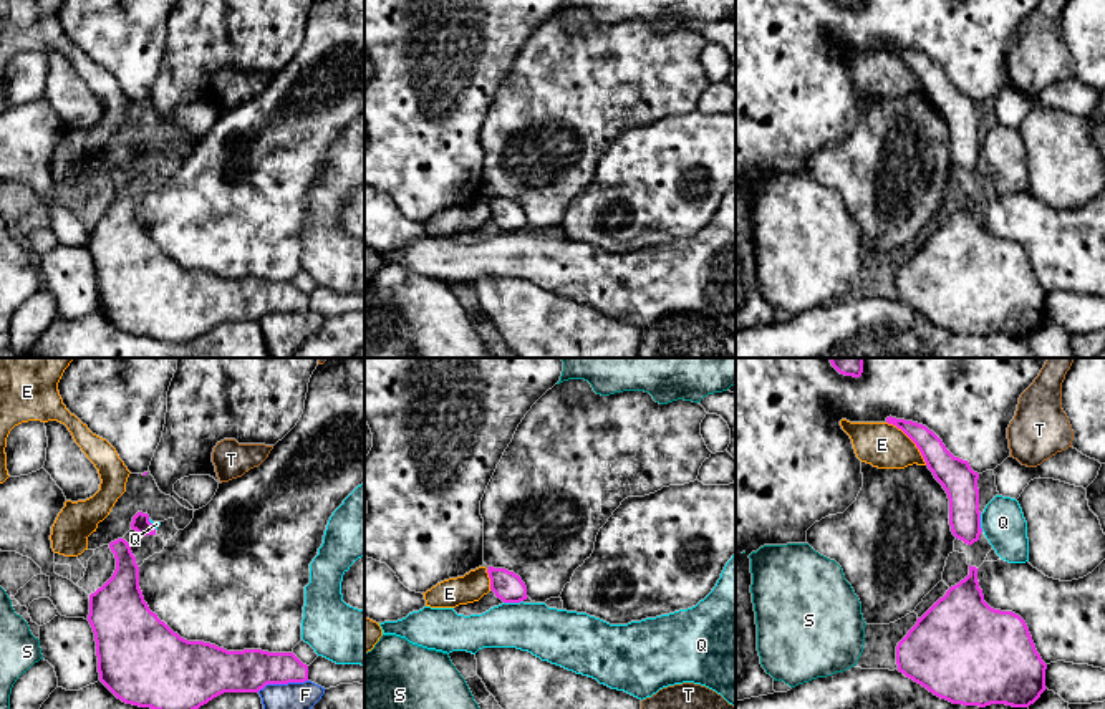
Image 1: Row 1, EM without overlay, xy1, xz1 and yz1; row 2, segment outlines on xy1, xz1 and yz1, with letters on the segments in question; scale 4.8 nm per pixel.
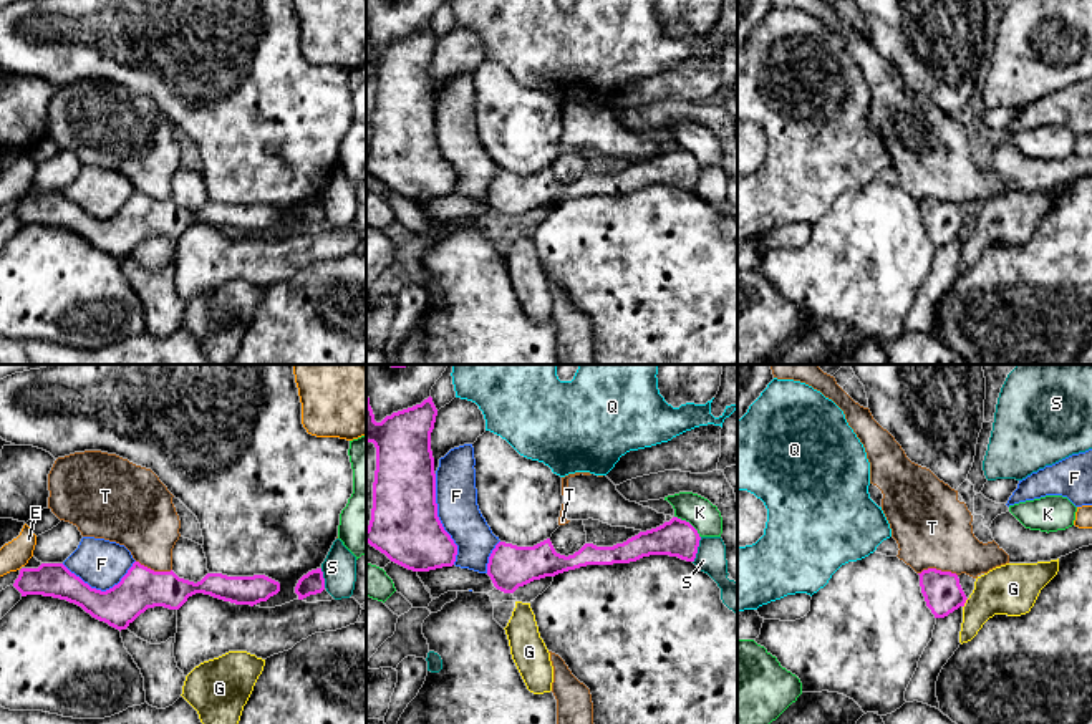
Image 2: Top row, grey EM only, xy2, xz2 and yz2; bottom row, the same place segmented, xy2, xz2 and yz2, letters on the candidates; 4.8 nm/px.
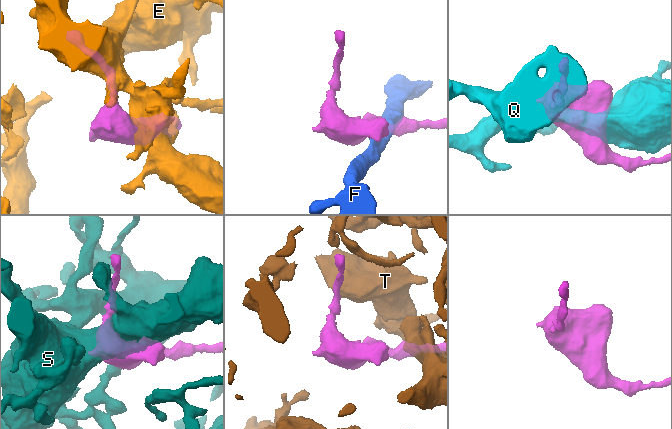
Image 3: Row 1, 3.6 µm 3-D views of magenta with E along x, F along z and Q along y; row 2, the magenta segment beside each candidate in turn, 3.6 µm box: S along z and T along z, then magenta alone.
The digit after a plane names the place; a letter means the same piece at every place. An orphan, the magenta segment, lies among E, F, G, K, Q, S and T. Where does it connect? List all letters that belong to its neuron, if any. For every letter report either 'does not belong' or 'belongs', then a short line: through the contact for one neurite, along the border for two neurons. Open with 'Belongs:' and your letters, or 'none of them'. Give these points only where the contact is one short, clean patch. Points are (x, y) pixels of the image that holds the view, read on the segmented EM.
Belongs: T
E: does not belong
F: does not belong
G: does not belong | yz2 (968, 598), (963, 607)
K: does not belong | xz2 (675, 516), (686, 521), (700, 537)
Q: does not belong | xz1 (522, 600), (504, 603)
S: does not belong | xz2 (701, 537), (693, 562)
T: belongs

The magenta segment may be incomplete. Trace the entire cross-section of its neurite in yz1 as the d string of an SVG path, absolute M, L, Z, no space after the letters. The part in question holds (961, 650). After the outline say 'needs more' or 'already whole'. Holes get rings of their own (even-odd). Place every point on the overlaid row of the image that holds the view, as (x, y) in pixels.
M969 565L969 575L918 618L898 643L898 671L953 704L1029 707L1047 689L1047 664L1037 653L1025 621L984 601L977 570Z; already whole

